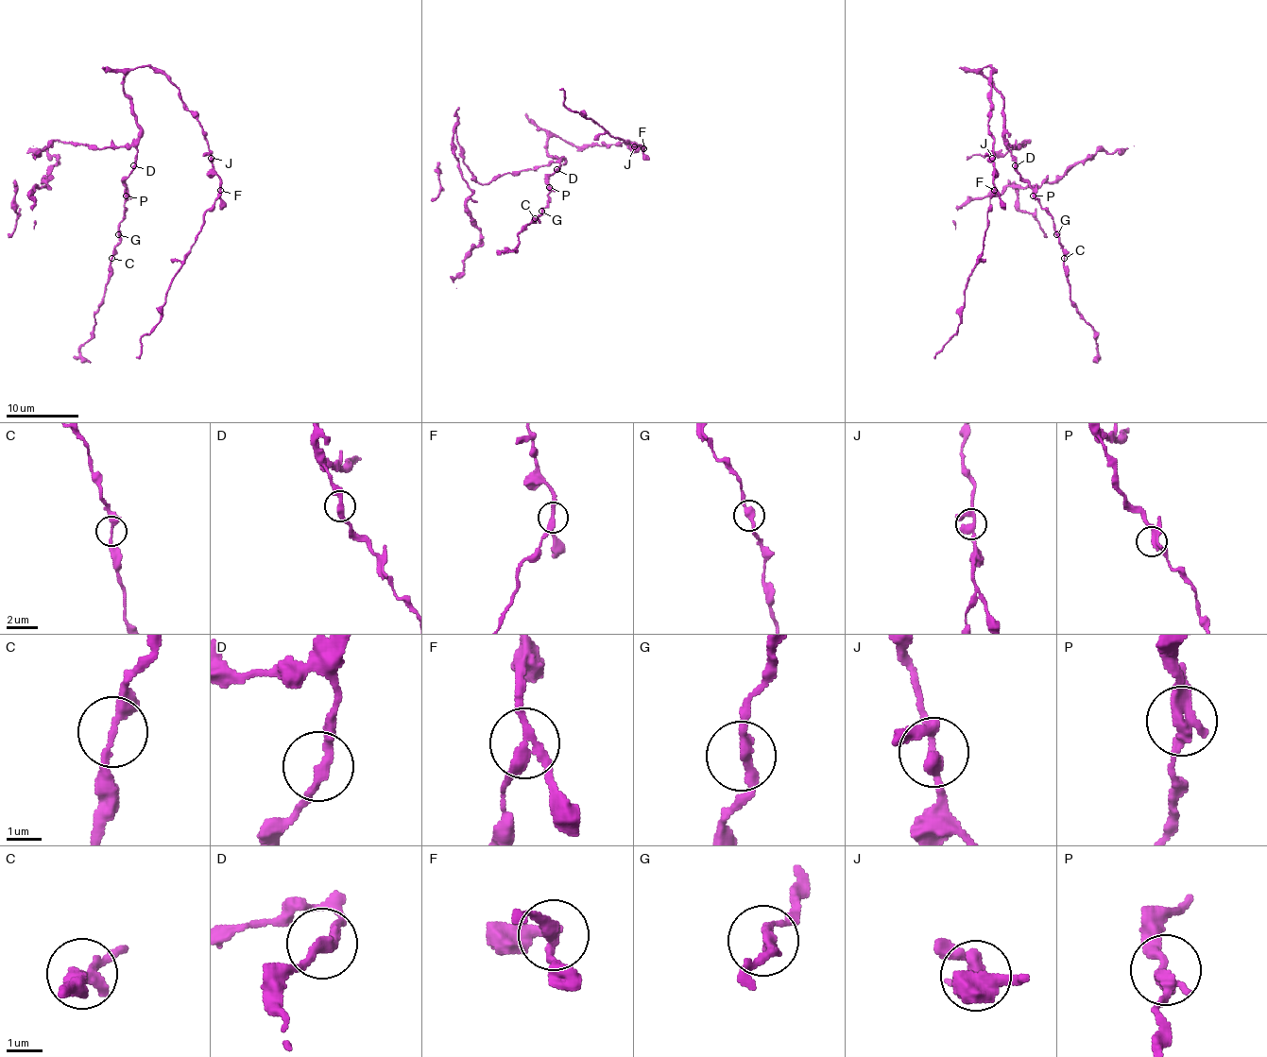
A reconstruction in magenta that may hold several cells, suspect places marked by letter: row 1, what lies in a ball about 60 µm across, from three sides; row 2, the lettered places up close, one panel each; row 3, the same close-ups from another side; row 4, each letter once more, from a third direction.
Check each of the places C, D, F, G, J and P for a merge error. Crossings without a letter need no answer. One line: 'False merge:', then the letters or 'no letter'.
False merge: F

